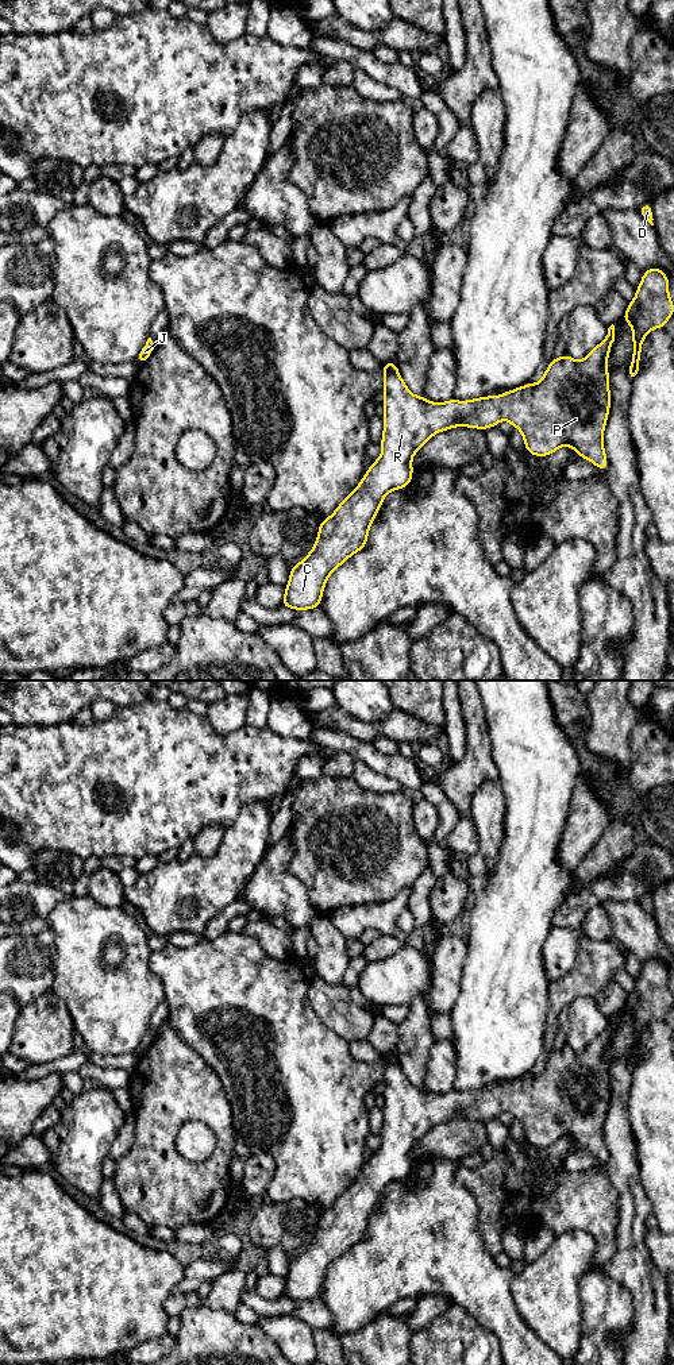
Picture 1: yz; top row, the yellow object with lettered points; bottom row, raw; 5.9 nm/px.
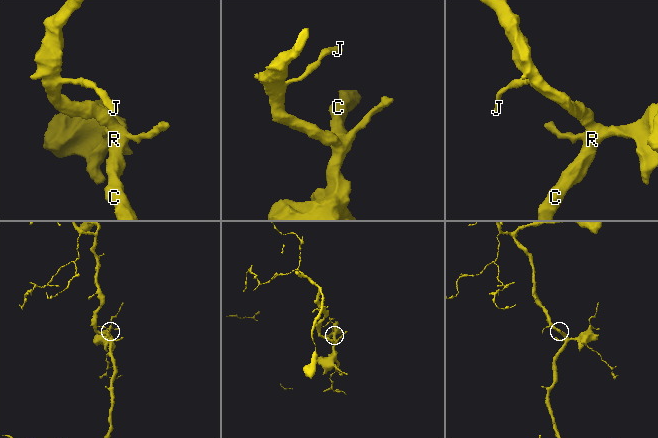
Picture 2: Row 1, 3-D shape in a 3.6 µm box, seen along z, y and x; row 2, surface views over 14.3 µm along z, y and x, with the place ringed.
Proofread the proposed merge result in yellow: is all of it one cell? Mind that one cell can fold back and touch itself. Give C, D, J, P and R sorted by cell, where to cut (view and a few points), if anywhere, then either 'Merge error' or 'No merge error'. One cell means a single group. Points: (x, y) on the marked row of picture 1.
Groups: C D J P R. No split. No merge error

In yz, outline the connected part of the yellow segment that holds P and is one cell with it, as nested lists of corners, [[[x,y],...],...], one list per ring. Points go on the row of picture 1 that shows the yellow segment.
[[[615,325],[608,328],[606,338],[598,343],[581,362],[567,352],[562,358],[552,358],[543,378],[536,383],[523,385],[497,397],[484,396],[467,401],[455,398],[446,402],[432,402],[423,396],[415,396],[403,381],[394,362],[382,366],[384,377],[384,432],[381,455],[365,473],[362,481],[335,509],[319,524],[317,539],[309,554],[290,567],[290,577],[285,586],[281,606],[293,610],[308,610],[320,606],[323,591],[330,575],[348,558],[366,547],[369,531],[380,508],[392,490],[401,490],[411,485],[413,475],[413,455],[436,433],[454,427],[486,429],[497,427],[501,420],[517,428],[525,450],[534,456],[547,456],[562,446],[571,447],[582,459],[590,460],[605,471],[608,458],[604,451],[604,428],[609,416],[611,390],[606,362],[615,342]]]

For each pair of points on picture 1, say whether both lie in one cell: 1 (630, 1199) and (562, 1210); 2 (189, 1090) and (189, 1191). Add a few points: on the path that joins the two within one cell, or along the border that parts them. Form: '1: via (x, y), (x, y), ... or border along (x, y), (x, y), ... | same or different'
1: border along (605, 1171), (617, 1192), (617, 1233) | different
2: via (168, 1115), (168, 1165) | same

